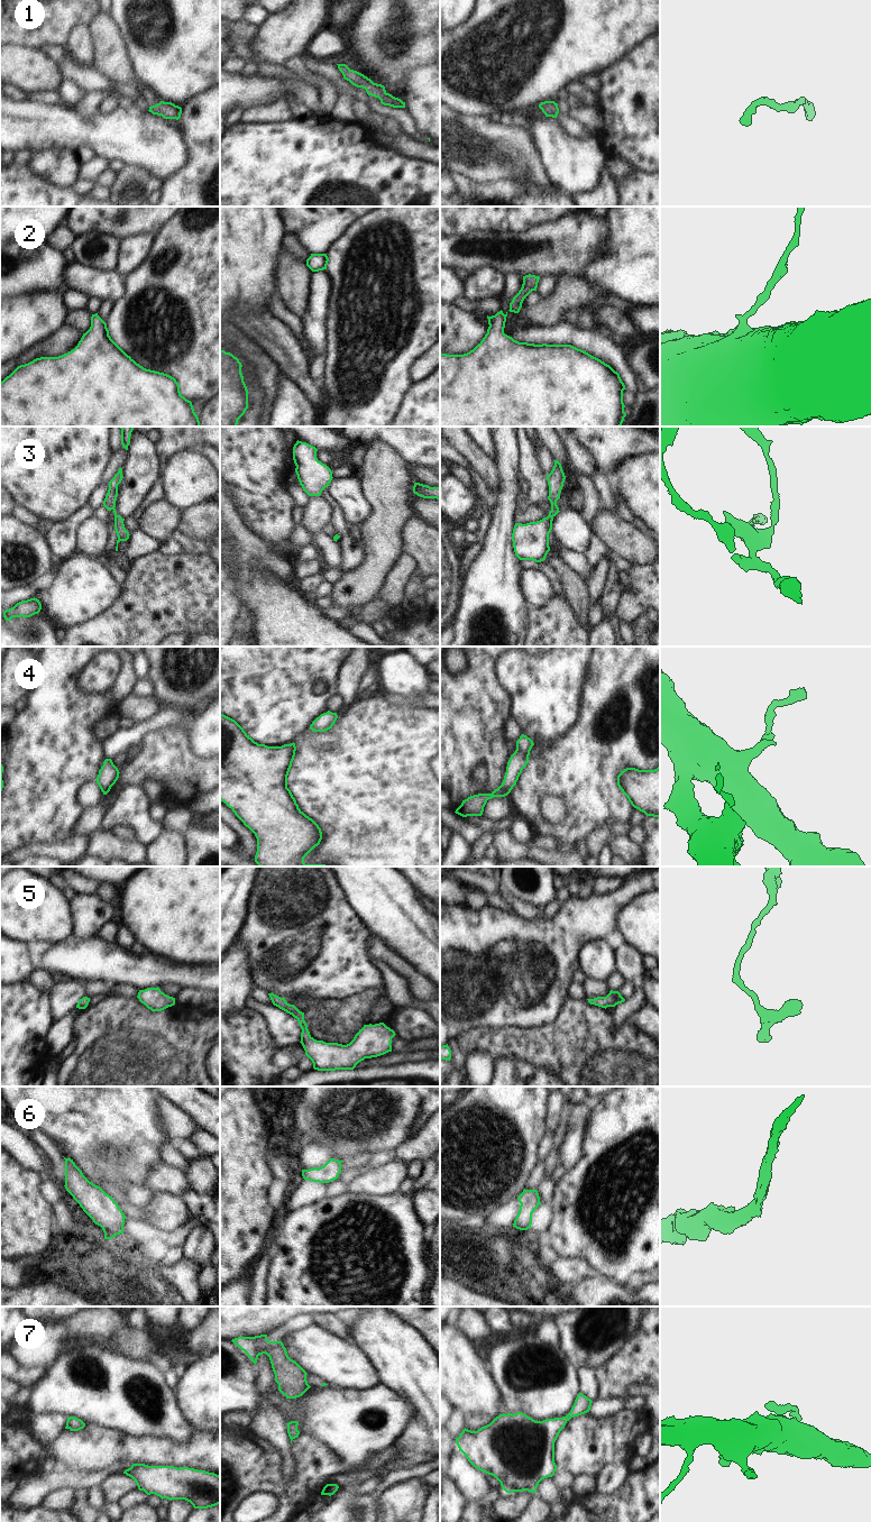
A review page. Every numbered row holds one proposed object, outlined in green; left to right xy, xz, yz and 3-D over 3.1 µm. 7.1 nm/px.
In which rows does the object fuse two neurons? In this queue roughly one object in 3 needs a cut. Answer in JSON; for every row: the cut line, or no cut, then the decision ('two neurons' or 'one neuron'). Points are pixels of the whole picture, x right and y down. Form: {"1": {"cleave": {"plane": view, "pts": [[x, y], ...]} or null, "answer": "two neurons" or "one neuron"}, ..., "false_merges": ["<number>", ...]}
{"1": {"cleave": null, "answer": "one neuron"}, "2": {"cleave": null, "answer": "one neuron"}, "3": {"cleave": null, "answer": "one neuron"}, "4": {"cleave": null, "answer": "one neuron"}, "5": {"cleave": null, "answer": "one neuron"}, "6": {"cleave": null, "answer": "one neuron"}, "7": {"cleave": null, "answer": "one neuron"}, "false_merges": []}

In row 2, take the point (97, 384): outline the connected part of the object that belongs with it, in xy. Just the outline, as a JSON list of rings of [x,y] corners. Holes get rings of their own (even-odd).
[[[95,313],[91,317],[90,329],[73,350],[58,357],[40,357],[20,365],[0,383],[0,427],[200,427],[200,421],[192,402],[181,395],[176,379],[137,364],[111,339],[107,323]]]

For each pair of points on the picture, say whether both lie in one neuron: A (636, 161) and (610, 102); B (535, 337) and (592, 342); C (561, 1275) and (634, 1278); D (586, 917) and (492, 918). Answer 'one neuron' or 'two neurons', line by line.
A: one neuron
B: one neuron
C: two neurons
D: one neuron

